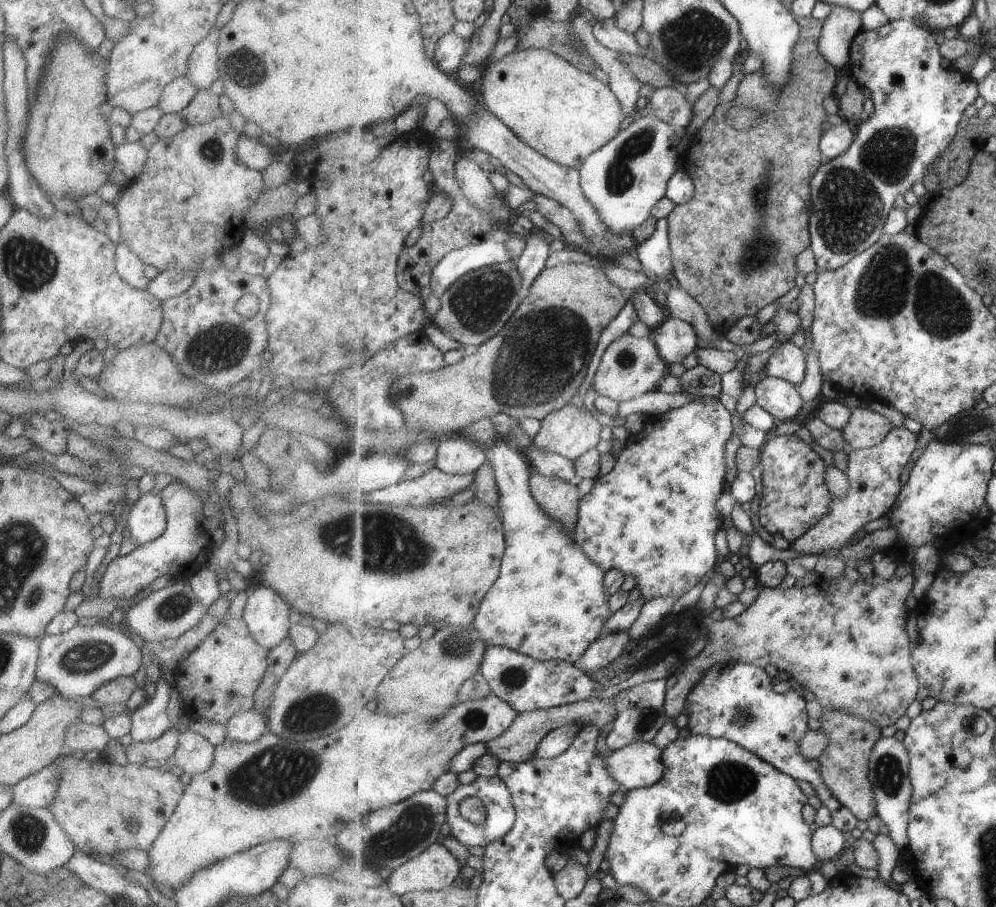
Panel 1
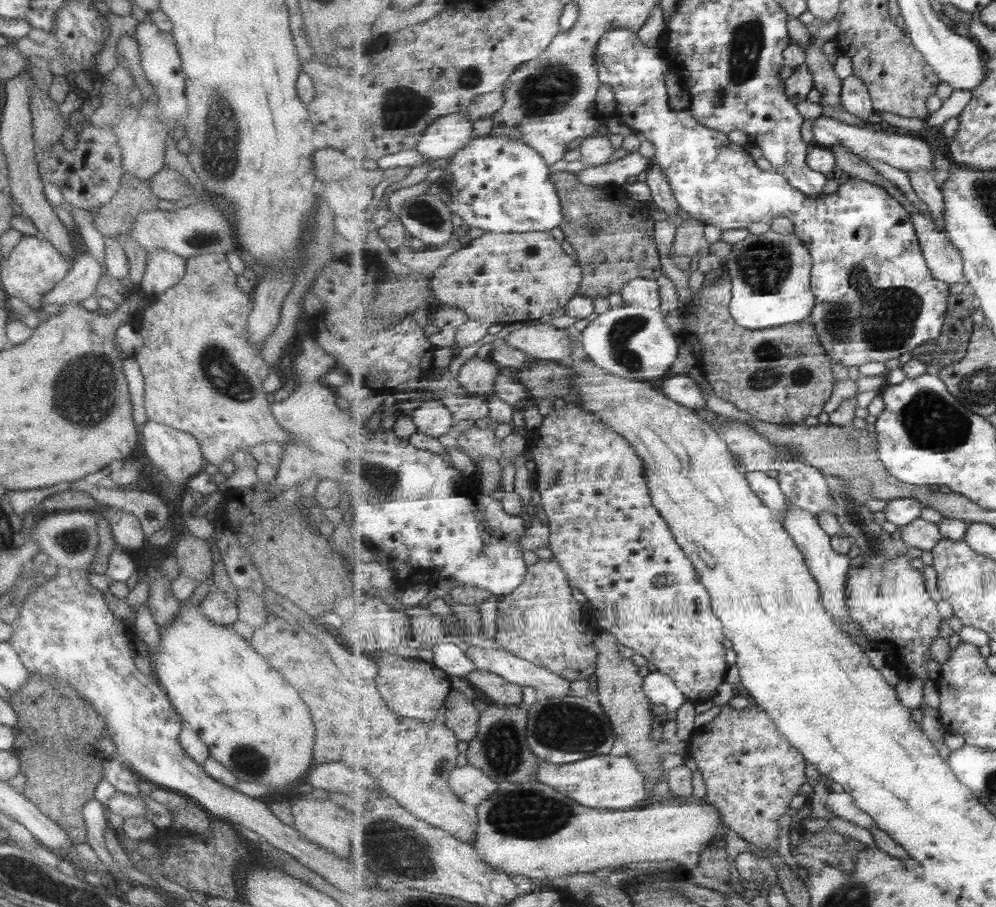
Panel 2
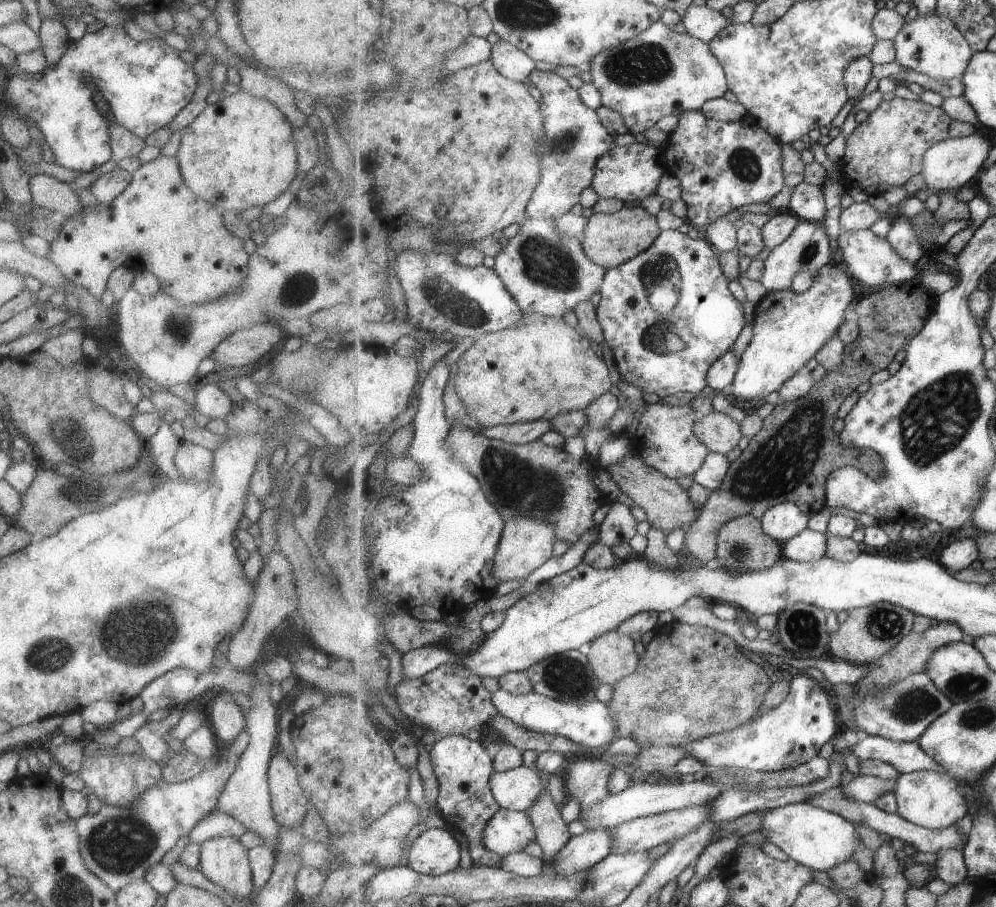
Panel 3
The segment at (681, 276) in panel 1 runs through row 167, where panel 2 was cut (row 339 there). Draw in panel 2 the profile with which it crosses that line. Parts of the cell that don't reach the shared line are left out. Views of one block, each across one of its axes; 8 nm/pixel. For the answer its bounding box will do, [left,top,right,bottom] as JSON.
[683,262,836,425]

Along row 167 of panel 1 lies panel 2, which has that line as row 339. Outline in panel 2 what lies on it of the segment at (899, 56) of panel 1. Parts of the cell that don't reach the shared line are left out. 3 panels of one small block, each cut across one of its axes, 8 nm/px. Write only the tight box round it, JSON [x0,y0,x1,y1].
[596,28,951,367]

